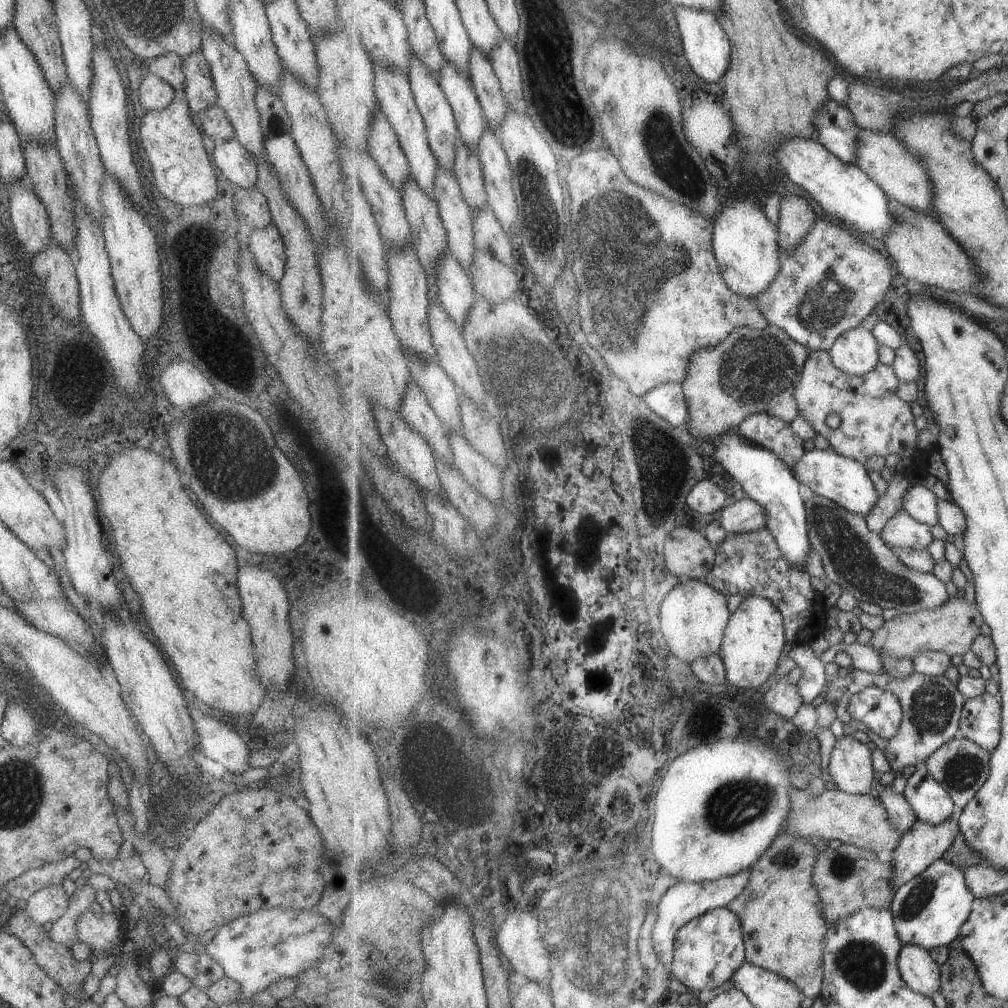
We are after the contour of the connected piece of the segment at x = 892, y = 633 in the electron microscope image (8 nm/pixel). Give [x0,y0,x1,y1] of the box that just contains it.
[870,596,984,661]

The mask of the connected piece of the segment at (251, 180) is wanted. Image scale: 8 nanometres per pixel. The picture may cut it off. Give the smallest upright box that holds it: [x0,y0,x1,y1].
[212,139,256,188]

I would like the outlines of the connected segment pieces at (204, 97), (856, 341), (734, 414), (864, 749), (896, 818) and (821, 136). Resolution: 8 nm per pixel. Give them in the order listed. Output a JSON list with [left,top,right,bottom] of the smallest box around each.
[[182,51,216,116],[830,326,881,376],[682,324,811,442],[829,734,878,795],[880,786,919,835],[815,100,861,165]]

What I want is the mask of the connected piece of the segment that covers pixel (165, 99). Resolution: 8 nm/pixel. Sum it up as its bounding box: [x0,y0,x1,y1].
[137,74,178,112]

